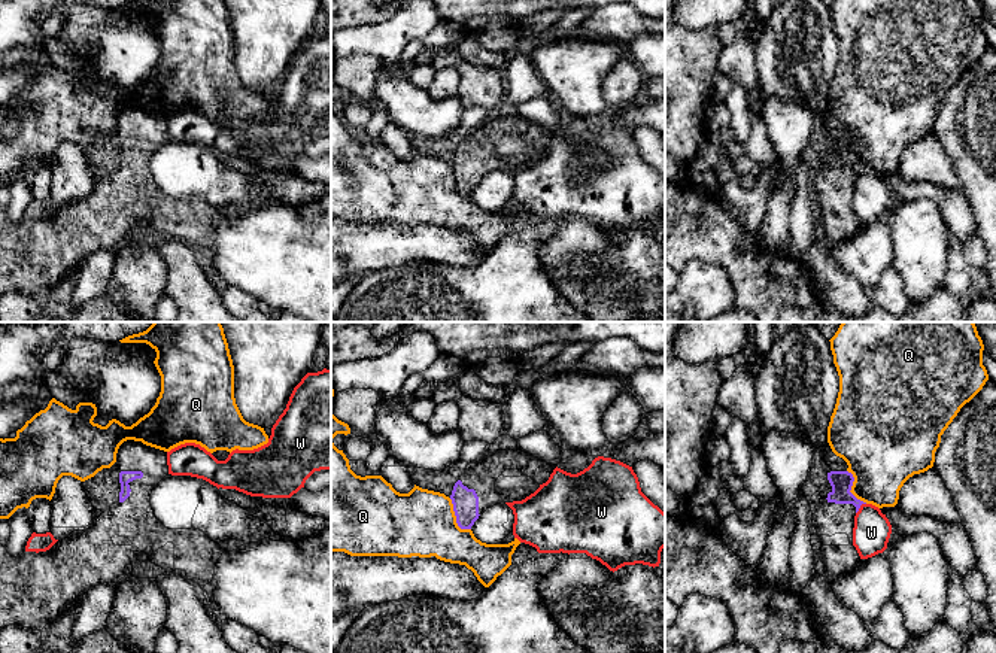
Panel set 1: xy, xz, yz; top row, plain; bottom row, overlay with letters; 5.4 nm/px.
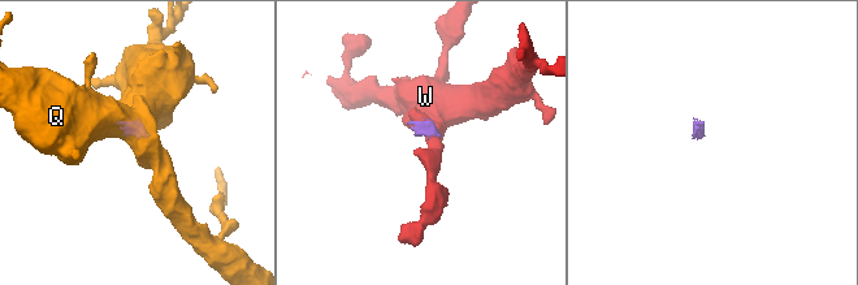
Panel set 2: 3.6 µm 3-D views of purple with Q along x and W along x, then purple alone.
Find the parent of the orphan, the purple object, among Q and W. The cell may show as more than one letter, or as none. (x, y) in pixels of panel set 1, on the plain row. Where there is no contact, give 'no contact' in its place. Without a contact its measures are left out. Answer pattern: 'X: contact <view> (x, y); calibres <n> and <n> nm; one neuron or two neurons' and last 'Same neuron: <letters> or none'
Q: contact xz (456, 184); calibres 140 and 360 nm; two neurons
W: contact yz (859, 173); calibres 120 and 200 nm; two neurons
Same neuron: none

